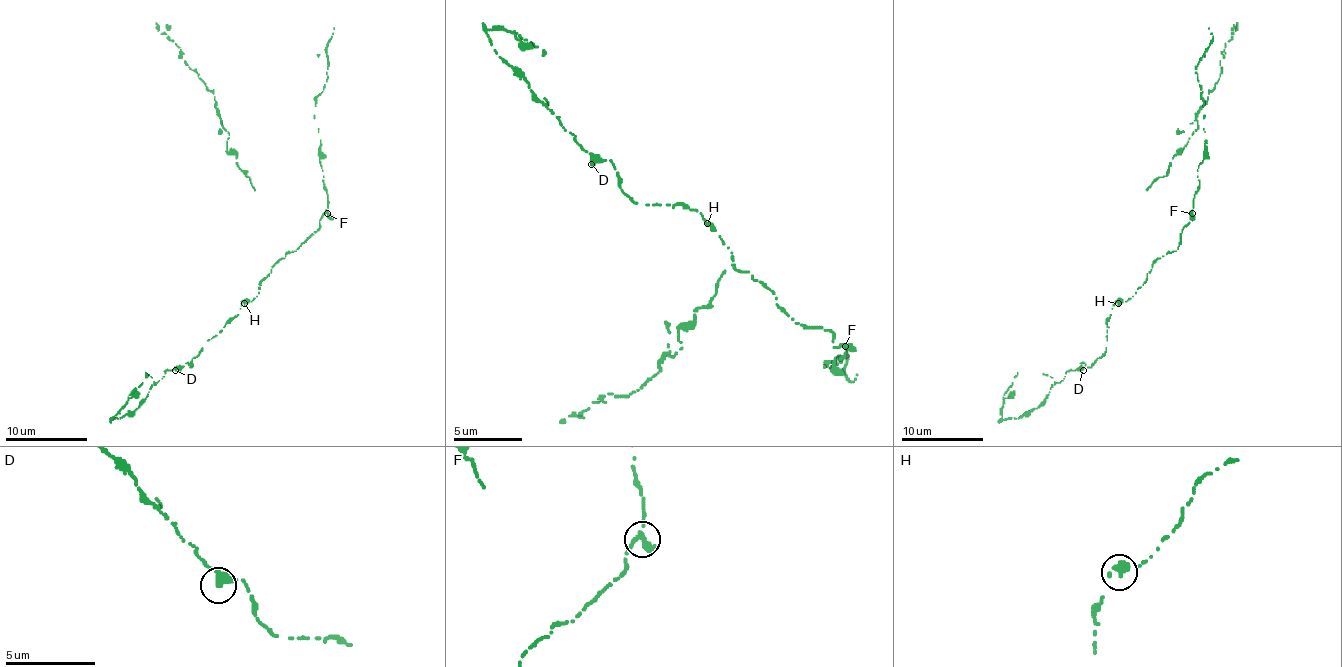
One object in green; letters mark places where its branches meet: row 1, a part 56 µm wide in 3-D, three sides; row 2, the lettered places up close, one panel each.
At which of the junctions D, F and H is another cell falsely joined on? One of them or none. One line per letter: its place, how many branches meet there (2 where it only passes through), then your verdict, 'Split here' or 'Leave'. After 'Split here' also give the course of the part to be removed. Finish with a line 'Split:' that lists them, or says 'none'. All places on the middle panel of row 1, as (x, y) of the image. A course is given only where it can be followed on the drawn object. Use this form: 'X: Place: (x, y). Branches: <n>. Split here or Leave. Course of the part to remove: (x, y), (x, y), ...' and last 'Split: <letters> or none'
D: Place: (591, 164). Branches: 1. Leave
F: Place: (845, 346). Branches: 1. Leave
H: Place: (707, 223). Branches: 1. Leave
Split: none

